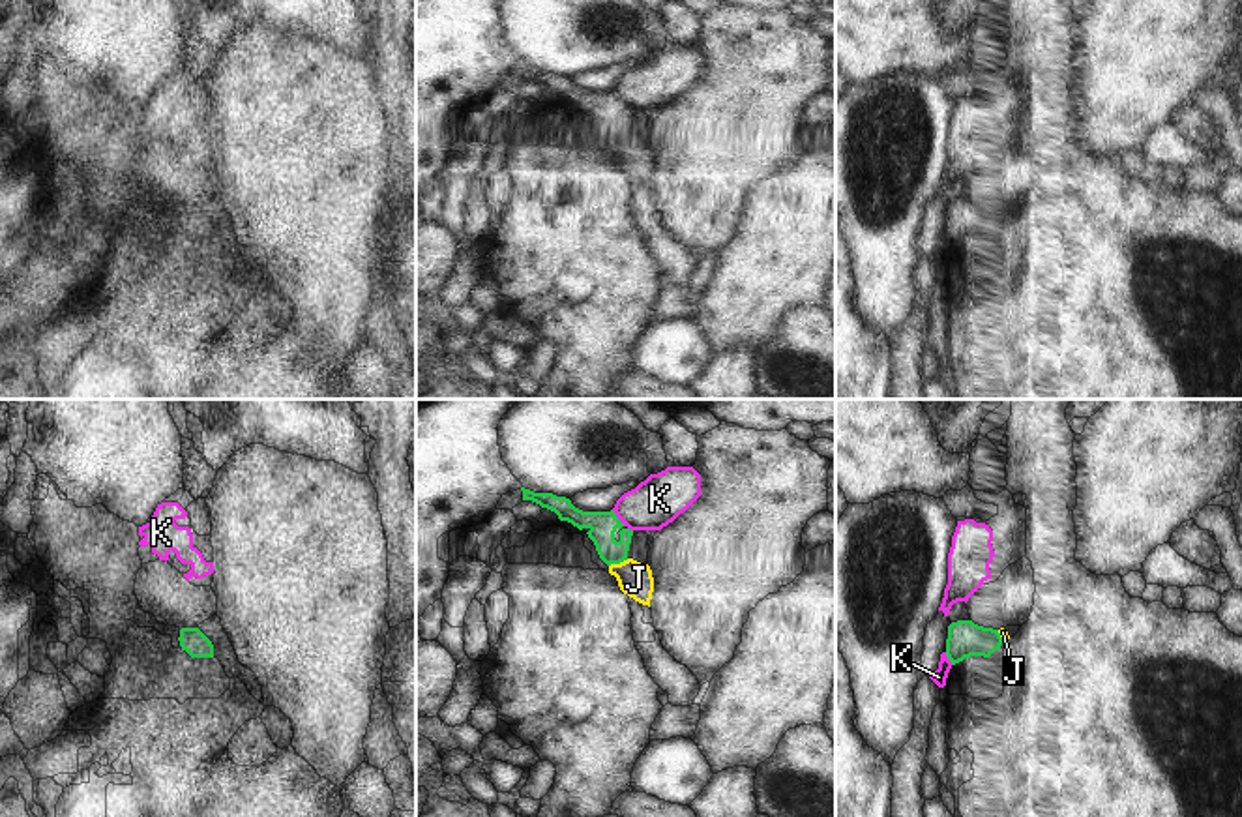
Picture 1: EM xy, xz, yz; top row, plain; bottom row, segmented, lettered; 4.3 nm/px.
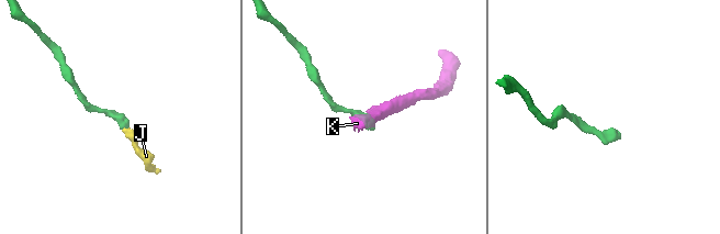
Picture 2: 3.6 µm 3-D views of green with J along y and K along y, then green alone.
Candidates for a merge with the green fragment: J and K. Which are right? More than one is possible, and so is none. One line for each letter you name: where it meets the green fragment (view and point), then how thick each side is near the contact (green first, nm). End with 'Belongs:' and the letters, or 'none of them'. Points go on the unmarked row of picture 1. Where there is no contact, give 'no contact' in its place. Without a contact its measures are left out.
J: xz (619, 143) | 120/150 nm
Belongs: J

